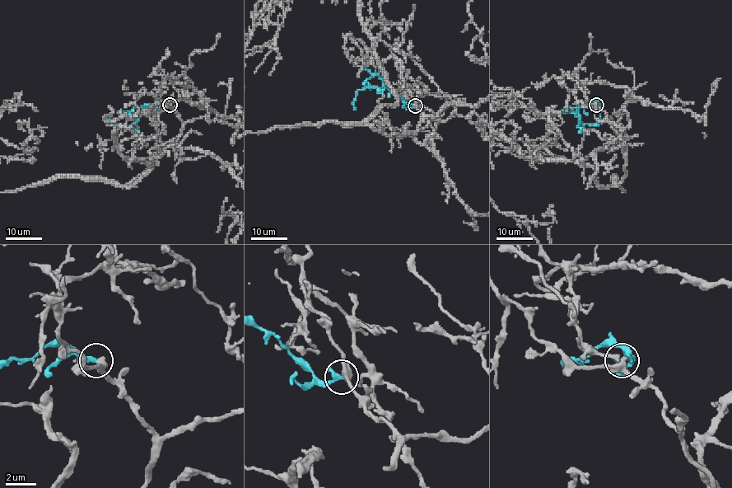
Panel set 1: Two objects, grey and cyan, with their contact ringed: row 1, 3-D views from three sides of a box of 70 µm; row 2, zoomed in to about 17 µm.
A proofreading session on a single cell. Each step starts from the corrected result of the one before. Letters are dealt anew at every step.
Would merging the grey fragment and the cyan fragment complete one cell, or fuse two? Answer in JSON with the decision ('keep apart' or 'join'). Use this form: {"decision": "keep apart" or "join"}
{"decision": "join"}

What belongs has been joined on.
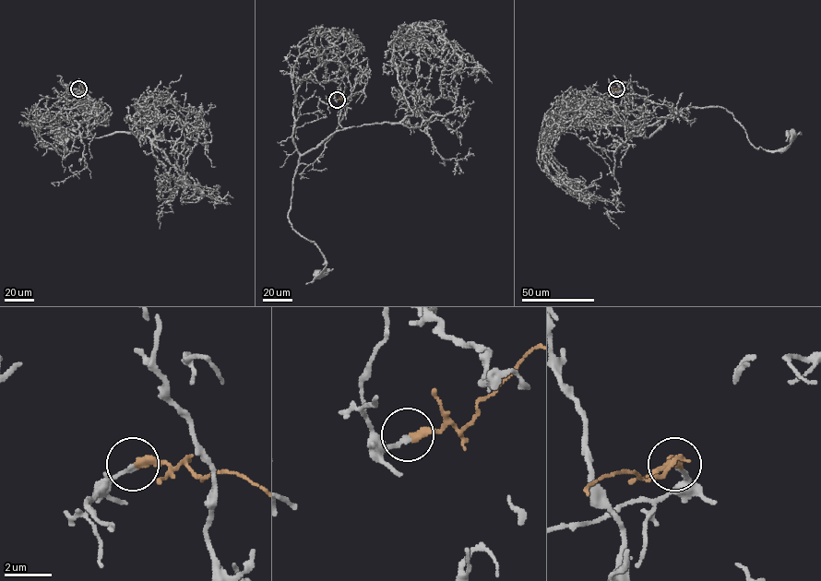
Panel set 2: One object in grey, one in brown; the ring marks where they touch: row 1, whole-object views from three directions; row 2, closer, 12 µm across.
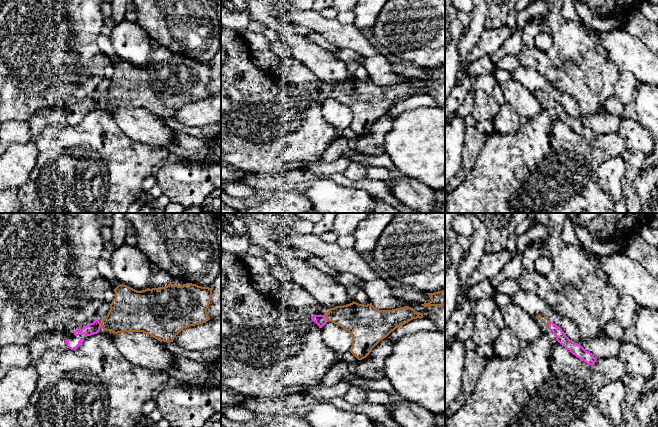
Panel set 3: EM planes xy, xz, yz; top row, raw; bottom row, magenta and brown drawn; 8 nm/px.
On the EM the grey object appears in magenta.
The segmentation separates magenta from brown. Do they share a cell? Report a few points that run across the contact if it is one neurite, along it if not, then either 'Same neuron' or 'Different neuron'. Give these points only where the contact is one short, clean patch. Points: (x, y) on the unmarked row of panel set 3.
Line: xz (320, 96), (325, 94), (356, 94). Same neuron

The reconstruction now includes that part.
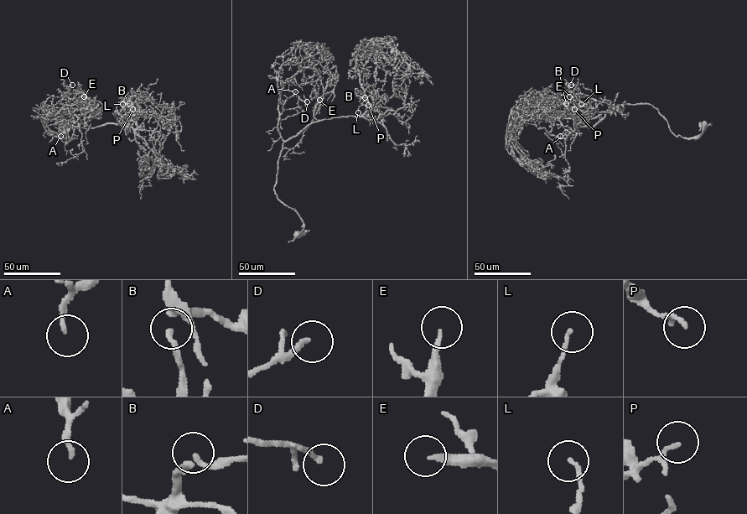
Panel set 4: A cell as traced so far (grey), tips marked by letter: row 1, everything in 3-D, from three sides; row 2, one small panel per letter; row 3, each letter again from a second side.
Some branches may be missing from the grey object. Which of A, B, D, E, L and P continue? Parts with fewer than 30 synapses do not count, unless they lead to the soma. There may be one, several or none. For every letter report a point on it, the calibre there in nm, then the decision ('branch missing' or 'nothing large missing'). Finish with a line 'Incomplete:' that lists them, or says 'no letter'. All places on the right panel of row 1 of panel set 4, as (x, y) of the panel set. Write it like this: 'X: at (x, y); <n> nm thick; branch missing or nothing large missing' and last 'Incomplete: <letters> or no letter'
A: at (560, 136); 170 nm thick; branch missing
B: at (566, 103); 140 nm thick; nothing large missing
D: at (571, 85); 180 nm thick; branch missing
E: at (569, 96); 180 nm thick; branch missing
L: at (581, 104); 130 nm thick; nothing large missing
P: at (574, 109); 120 nm thick; nothing large missing
Incomplete: A, D, E

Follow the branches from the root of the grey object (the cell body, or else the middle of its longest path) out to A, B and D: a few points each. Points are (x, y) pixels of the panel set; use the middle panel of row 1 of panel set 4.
A: (298, 234), (304, 225), (299, 215), (274, 190), (283, 142), (278, 116), (295, 91)
B: (298, 234), (304, 225), (299, 215), (274, 190), (282, 145), (324, 119), (381, 117), (365, 97)
D: (298, 234), (304, 225), (299, 215), (274, 190), (283, 142), (277, 126), (303, 111), (298, 96), (307, 101)

